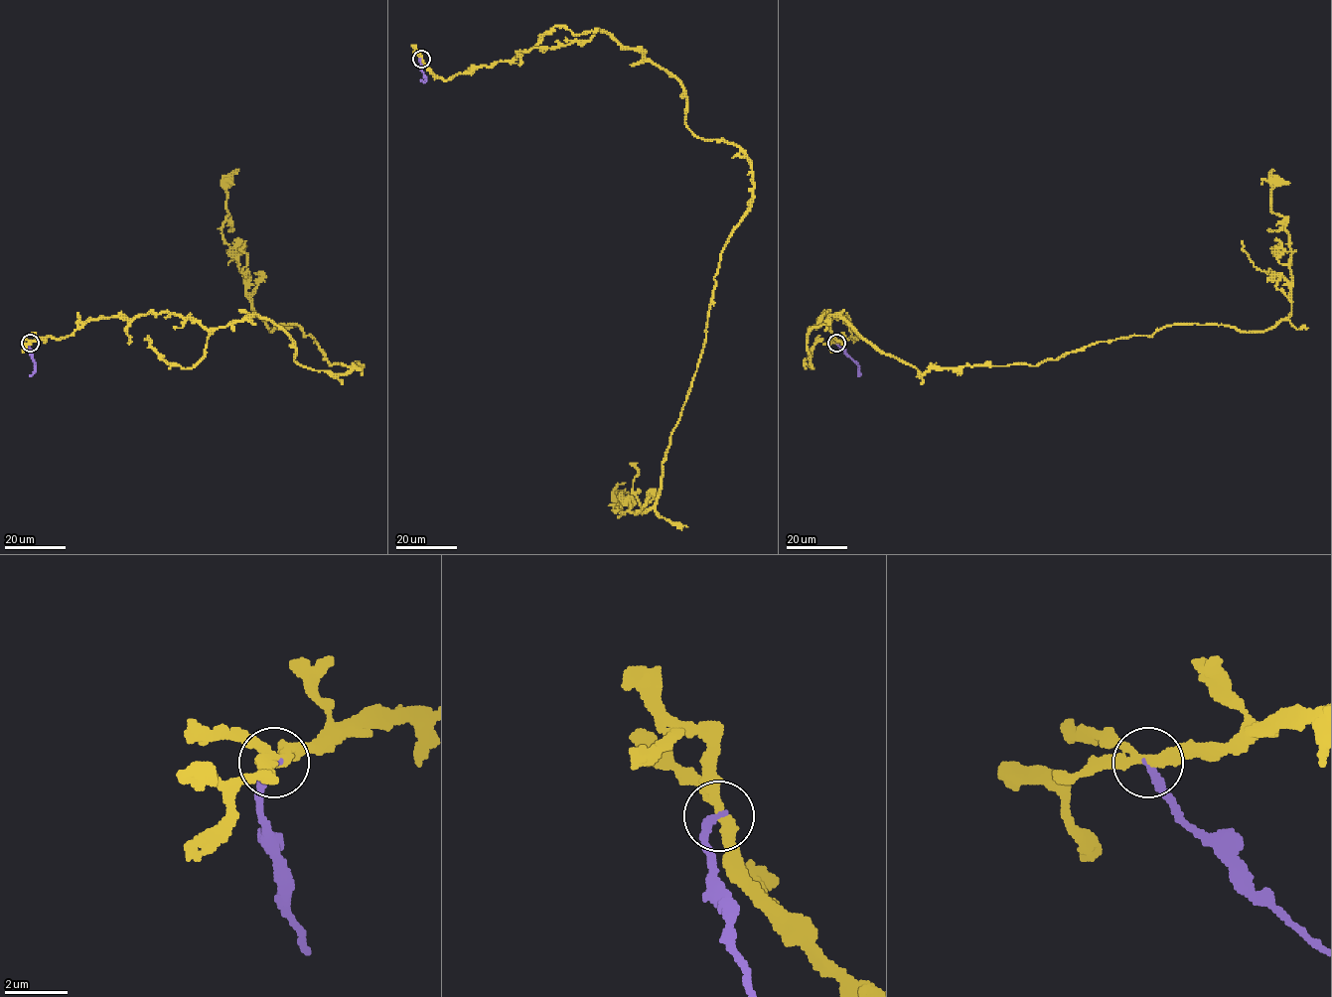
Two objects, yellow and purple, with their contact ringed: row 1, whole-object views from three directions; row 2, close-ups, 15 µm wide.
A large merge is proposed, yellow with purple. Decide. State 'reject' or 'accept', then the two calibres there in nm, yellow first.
reject; 360 nm thick on the yellow side, 240 nm on the other

